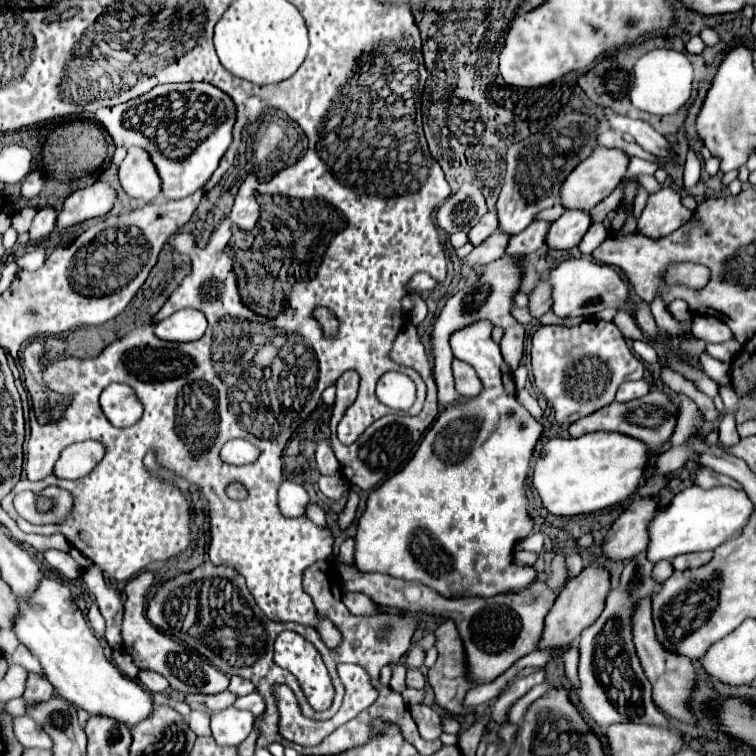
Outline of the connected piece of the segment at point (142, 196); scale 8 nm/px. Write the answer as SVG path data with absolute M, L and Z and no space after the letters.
M143 148L127 150L125 160L119 164L119 182L131 198L151 202L161 194L159 172Z

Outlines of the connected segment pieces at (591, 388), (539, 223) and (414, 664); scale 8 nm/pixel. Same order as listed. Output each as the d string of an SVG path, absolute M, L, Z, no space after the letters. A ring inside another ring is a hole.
M588 319L579 326L539 326L533 334L533 348L531 348L531 368L535 376L537 390L551 402L555 410L555 418L559 424L569 426L571 422L611 404L615 400L615 392L621 382L625 380L639 380L643 378L643 364L639 358L633 356L629 350L623 334L613 321ZM575 368L575 378L569 378L571 370Z
M535 220L523 232L511 236L509 246L507 246L507 254L521 254L521 256L525 256L525 254L531 254L531 252L539 250L545 244L549 226L551 226L551 222L547 222L547 220Z
M411 646L407 656L405 656L405 666L407 668L419 668L419 666L423 666L423 656L425 656L425 652L419 646Z

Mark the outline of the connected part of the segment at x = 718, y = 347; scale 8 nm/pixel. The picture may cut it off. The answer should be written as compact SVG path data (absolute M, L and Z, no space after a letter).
M735 338L729 340L729 342L723 342L723 344L709 344L706 346L706 352L711 354L713 358L721 360L721 362L731 362L739 350L741 350L741 344Z

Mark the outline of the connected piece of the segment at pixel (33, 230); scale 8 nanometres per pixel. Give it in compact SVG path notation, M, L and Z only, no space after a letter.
M45 206L37 212L31 228L29 228L29 234L31 234L31 240L41 240L43 236L49 236L55 228L55 220L57 220L57 214L59 210L53 208L53 206Z

